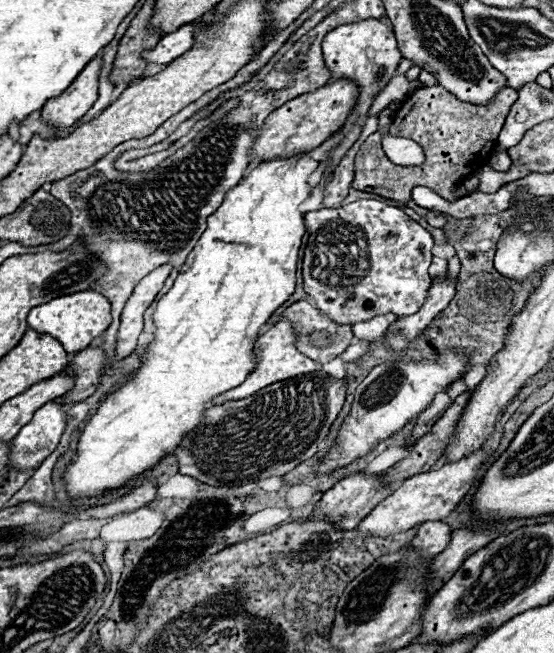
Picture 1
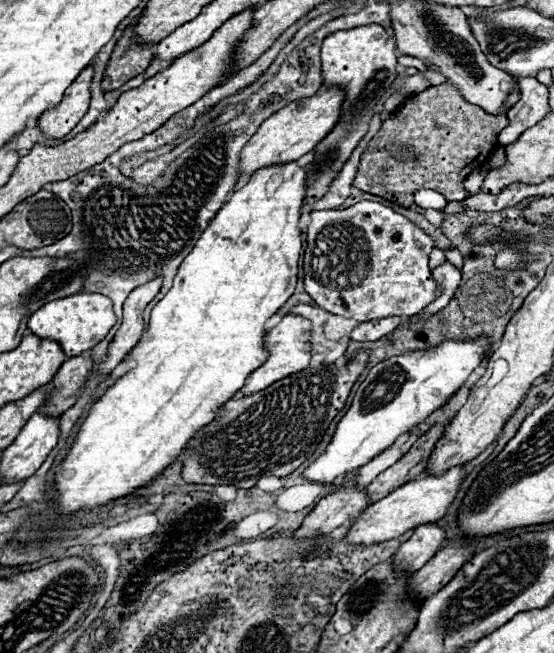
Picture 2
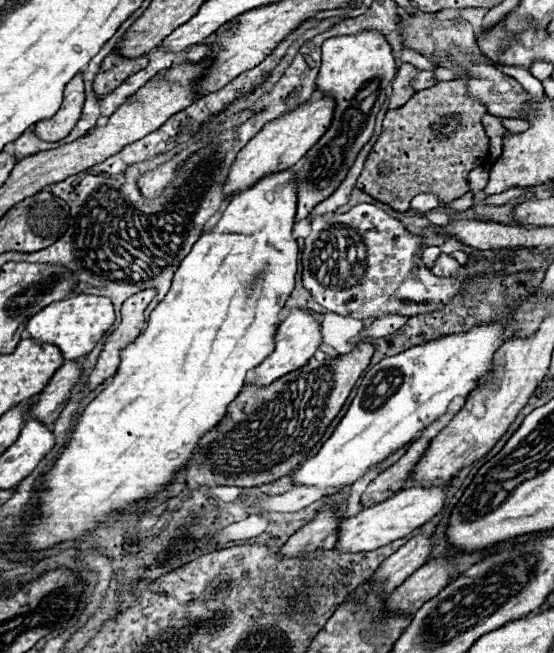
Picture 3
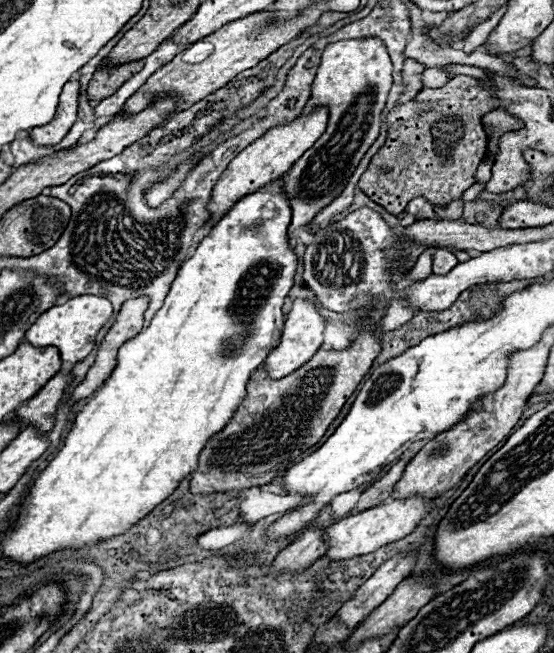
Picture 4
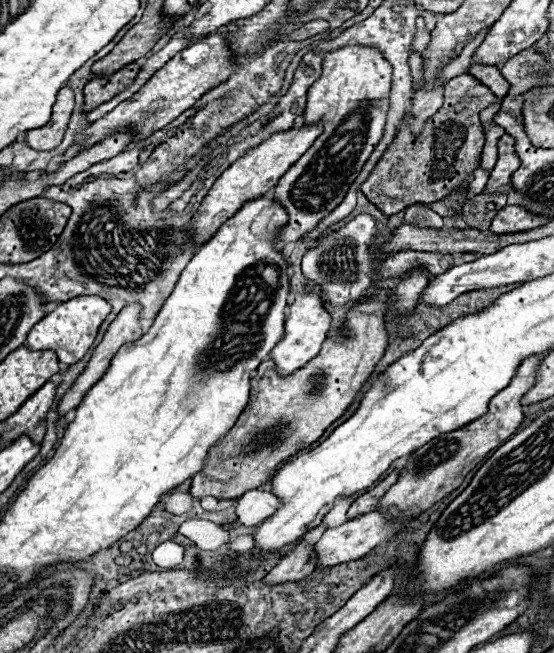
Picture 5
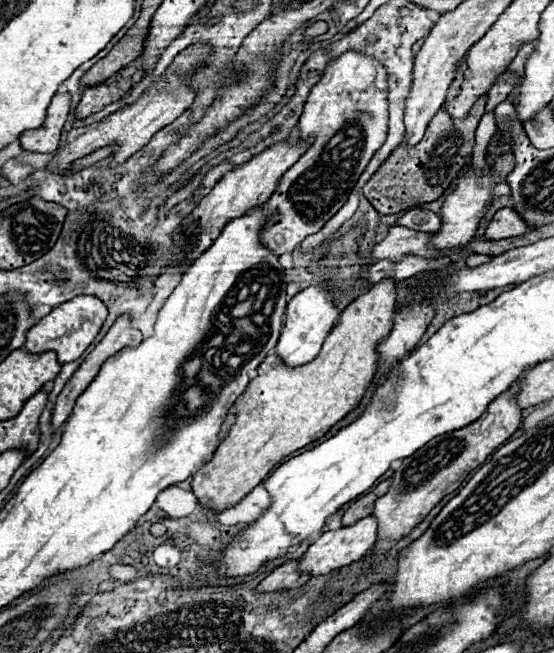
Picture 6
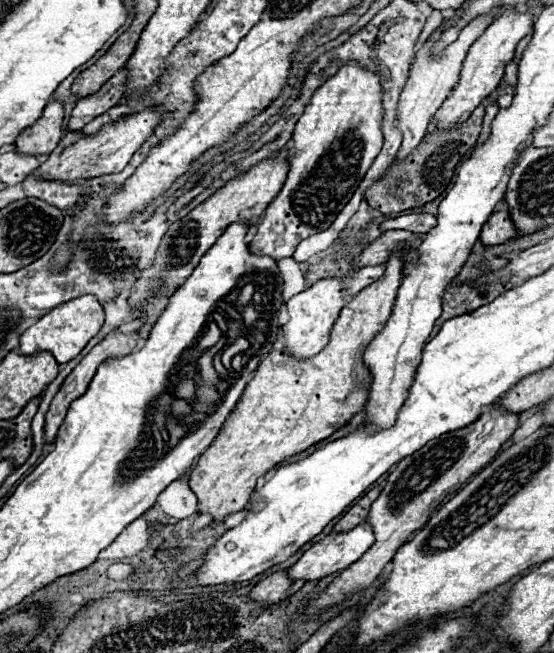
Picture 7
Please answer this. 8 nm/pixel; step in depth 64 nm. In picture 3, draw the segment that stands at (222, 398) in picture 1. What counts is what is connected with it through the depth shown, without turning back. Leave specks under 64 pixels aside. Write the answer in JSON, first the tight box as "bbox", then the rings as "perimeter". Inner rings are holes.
{"bbox":[252,308,322,386],"perimeter":[[[294,308],[294,310],[290,310],[288,318],[284,322],[280,322],[280,326],[274,334],[274,342],[276,342],[274,352],[252,372],[252,384],[254,386],[268,386],[268,384],[276,382],[278,378],[302,368],[304,364],[308,364],[308,360],[314,356],[314,352],[318,350],[318,346],[322,342],[320,326],[310,314],[306,314],[300,308]]]}

